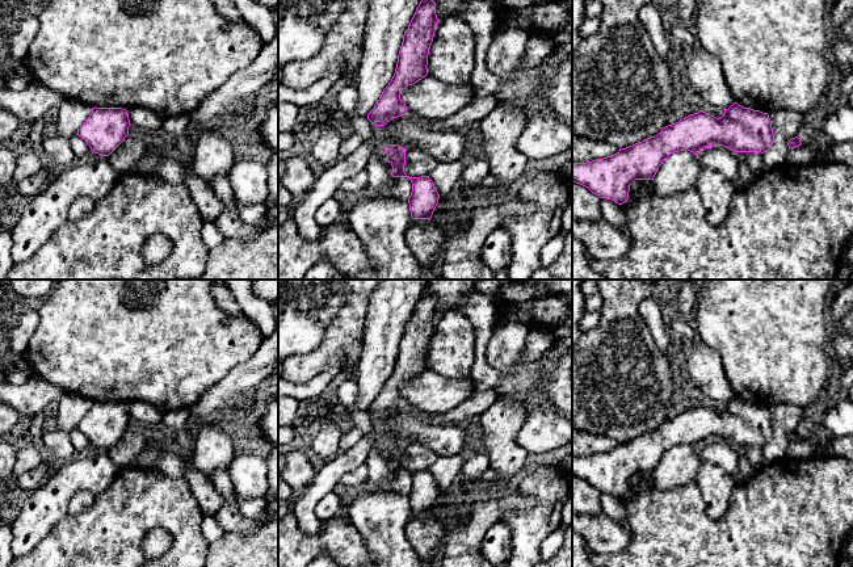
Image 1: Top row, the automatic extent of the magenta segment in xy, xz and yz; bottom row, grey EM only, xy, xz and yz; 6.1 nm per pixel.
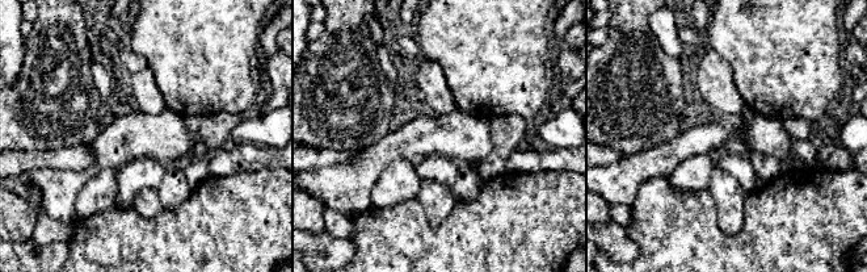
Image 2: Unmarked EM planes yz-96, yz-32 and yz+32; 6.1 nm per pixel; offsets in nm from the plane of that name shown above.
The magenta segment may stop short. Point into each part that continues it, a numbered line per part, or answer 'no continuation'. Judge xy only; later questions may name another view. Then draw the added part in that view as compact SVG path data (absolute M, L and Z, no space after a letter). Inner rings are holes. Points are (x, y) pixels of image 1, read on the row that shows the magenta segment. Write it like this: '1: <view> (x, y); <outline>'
no continuation

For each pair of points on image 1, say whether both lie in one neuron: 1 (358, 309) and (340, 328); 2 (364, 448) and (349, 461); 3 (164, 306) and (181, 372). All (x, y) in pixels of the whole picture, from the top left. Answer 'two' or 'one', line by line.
1: one
2: one
3: one

